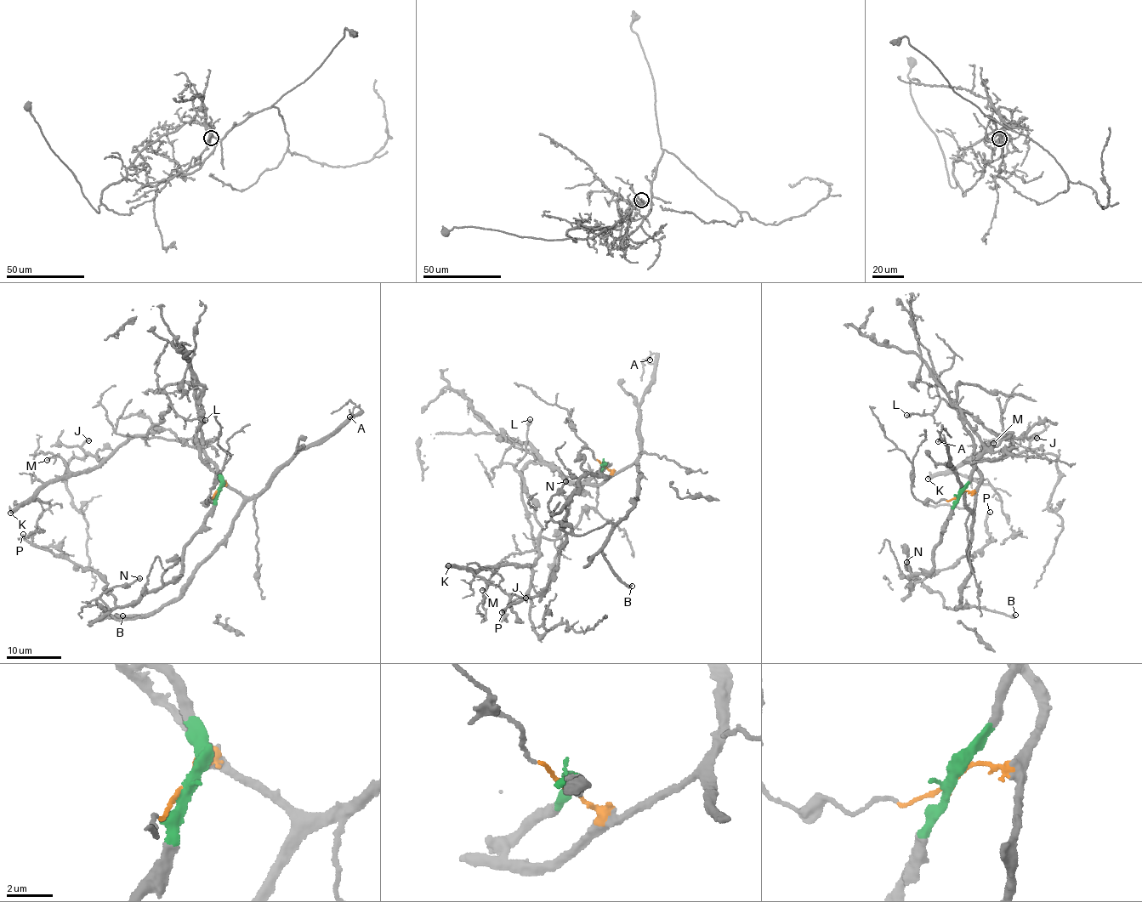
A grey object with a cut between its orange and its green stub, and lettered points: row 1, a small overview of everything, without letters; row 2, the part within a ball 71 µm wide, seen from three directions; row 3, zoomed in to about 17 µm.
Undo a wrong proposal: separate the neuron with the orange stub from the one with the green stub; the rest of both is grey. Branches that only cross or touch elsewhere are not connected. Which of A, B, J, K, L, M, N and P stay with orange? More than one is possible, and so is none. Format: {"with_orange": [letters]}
{"with_orange": ["A", "B", "N"]}

